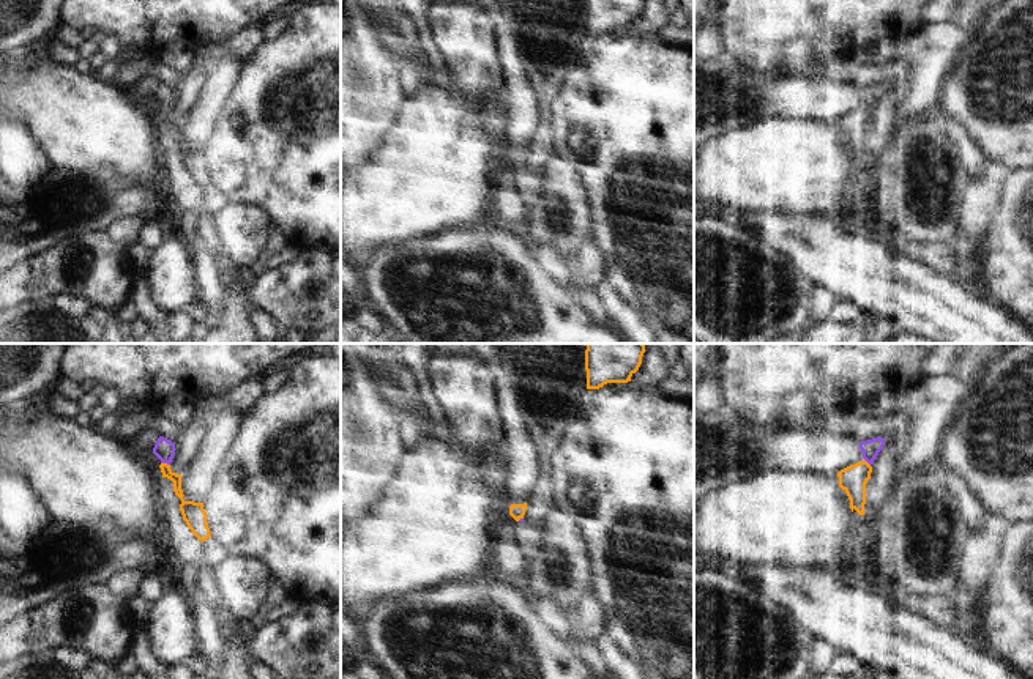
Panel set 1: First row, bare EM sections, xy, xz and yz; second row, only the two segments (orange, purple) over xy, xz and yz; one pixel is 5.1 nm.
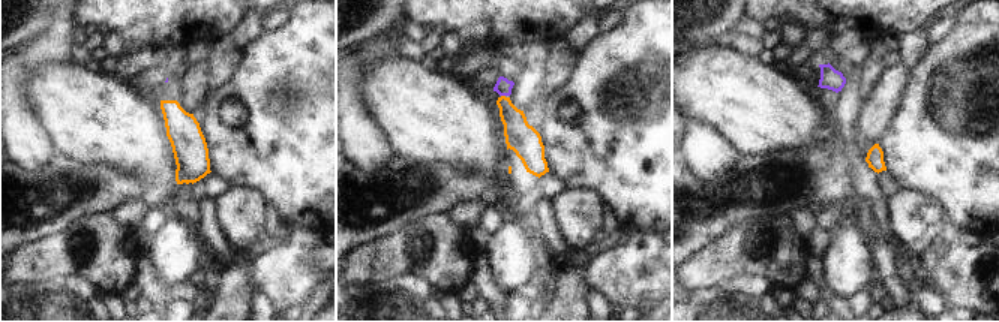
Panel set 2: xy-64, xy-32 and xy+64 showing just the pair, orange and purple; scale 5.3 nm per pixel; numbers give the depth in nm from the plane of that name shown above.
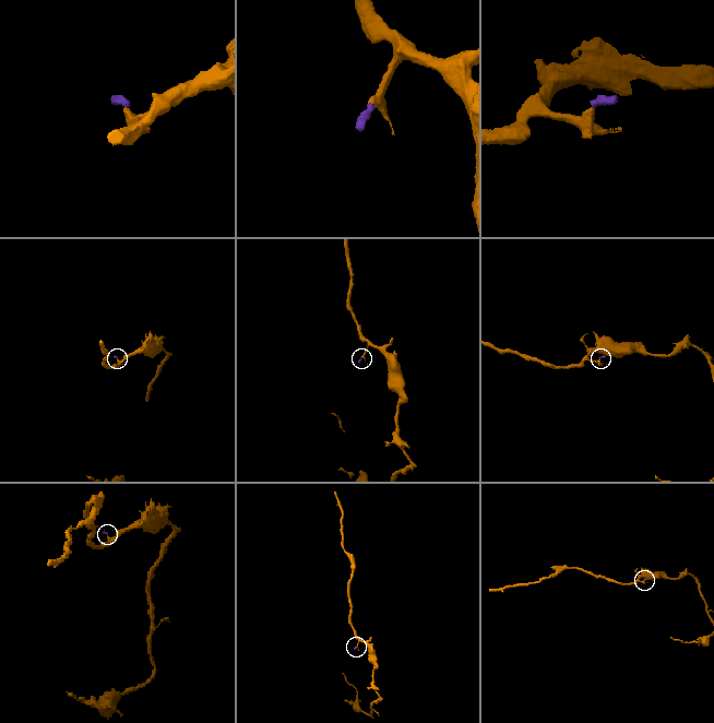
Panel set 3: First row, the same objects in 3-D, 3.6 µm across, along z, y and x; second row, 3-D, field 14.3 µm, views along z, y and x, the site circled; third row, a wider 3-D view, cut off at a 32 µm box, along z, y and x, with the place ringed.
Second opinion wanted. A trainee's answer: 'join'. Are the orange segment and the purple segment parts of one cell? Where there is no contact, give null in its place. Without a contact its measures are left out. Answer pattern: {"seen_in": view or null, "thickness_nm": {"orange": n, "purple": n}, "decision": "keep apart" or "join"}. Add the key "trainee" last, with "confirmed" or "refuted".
{"seen_in": "xy", "thickness_nm": {"orange": 70, "purple": 110}, "decision": "join", "trainee": "confirmed"}

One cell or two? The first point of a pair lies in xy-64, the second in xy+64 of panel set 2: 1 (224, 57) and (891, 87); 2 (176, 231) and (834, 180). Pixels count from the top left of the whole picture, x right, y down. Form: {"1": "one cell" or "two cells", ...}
{"1": "one cell", "2": "two cells"}

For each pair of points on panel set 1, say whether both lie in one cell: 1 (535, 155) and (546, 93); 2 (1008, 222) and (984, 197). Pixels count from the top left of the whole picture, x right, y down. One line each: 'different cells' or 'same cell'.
1: same cell
2: different cells

